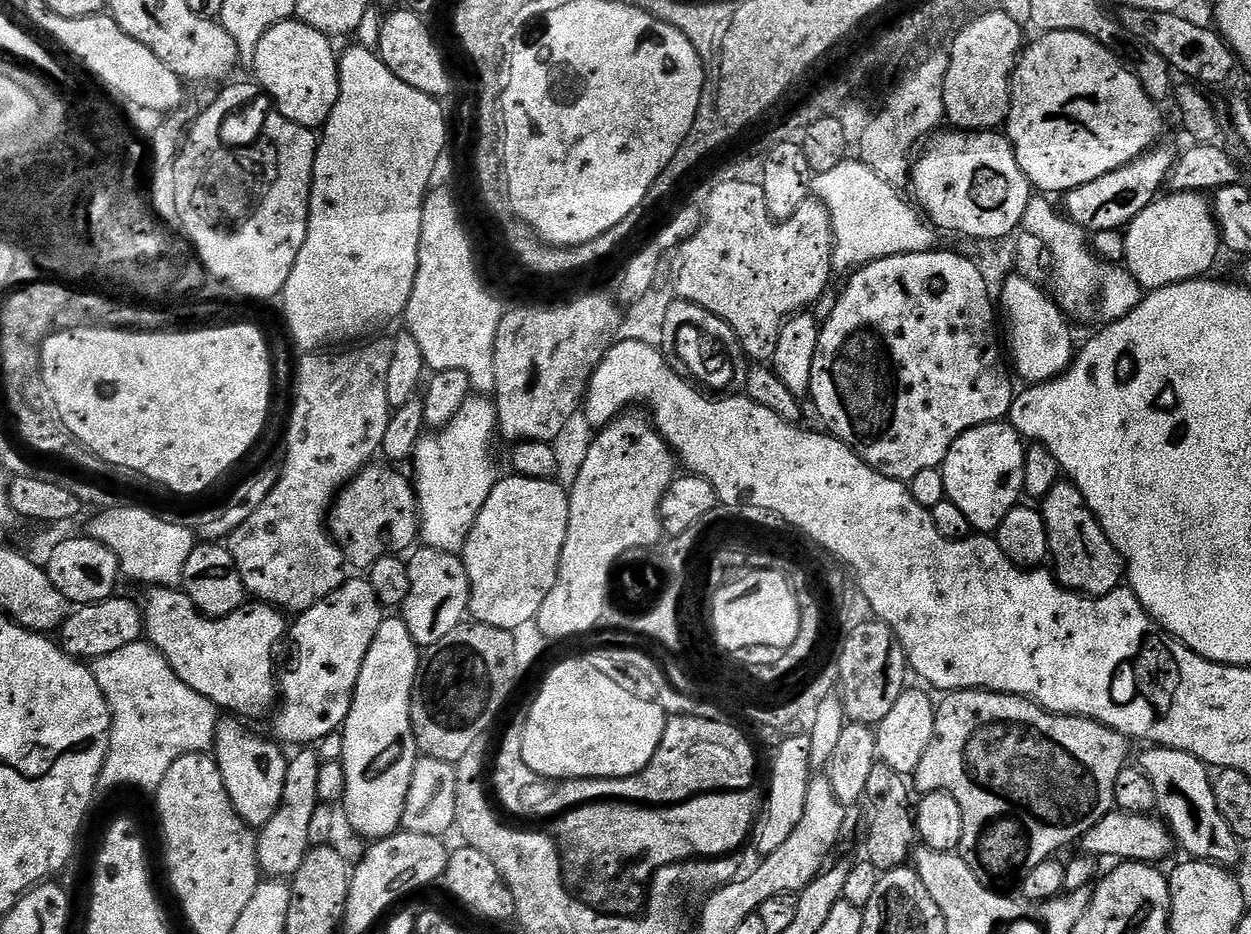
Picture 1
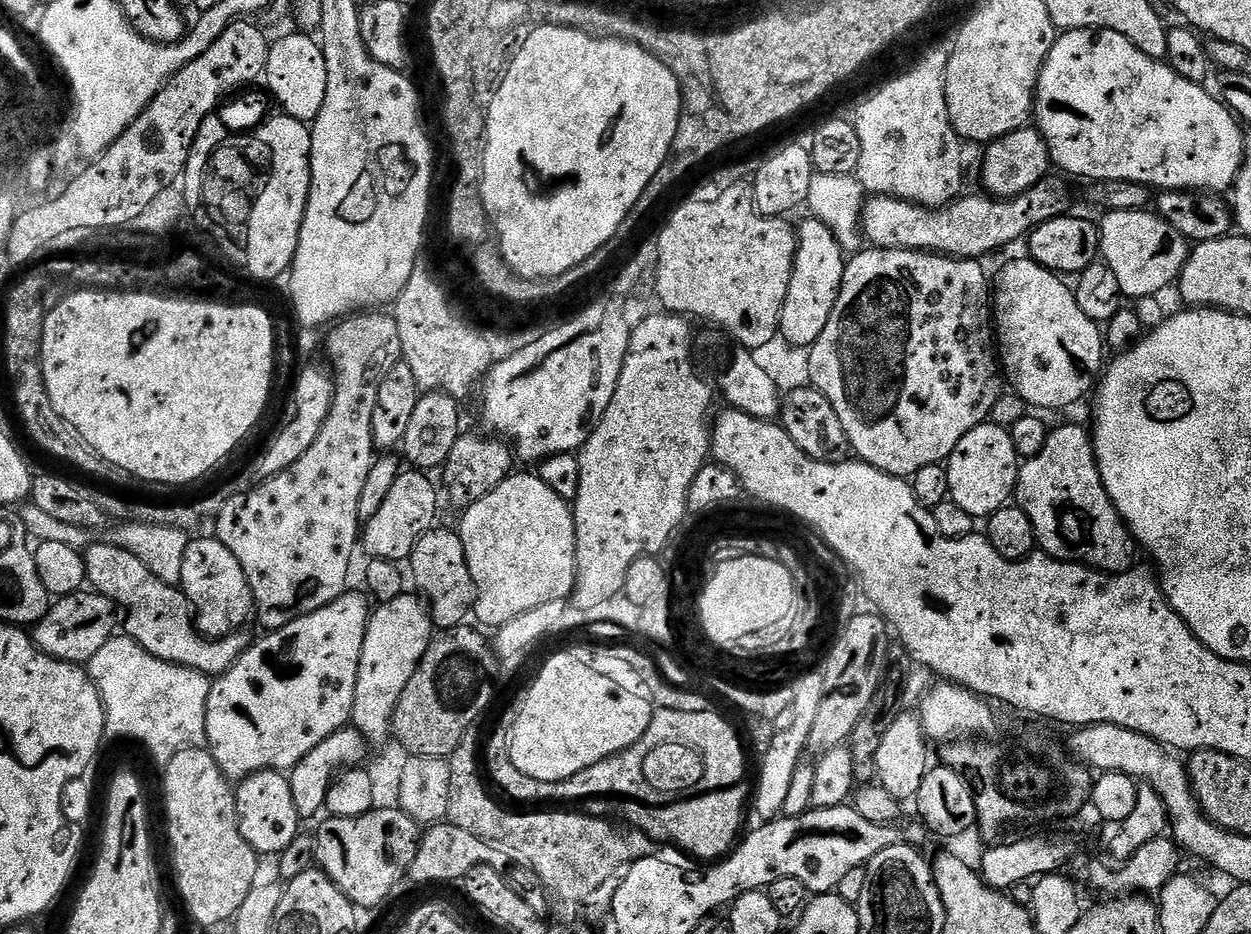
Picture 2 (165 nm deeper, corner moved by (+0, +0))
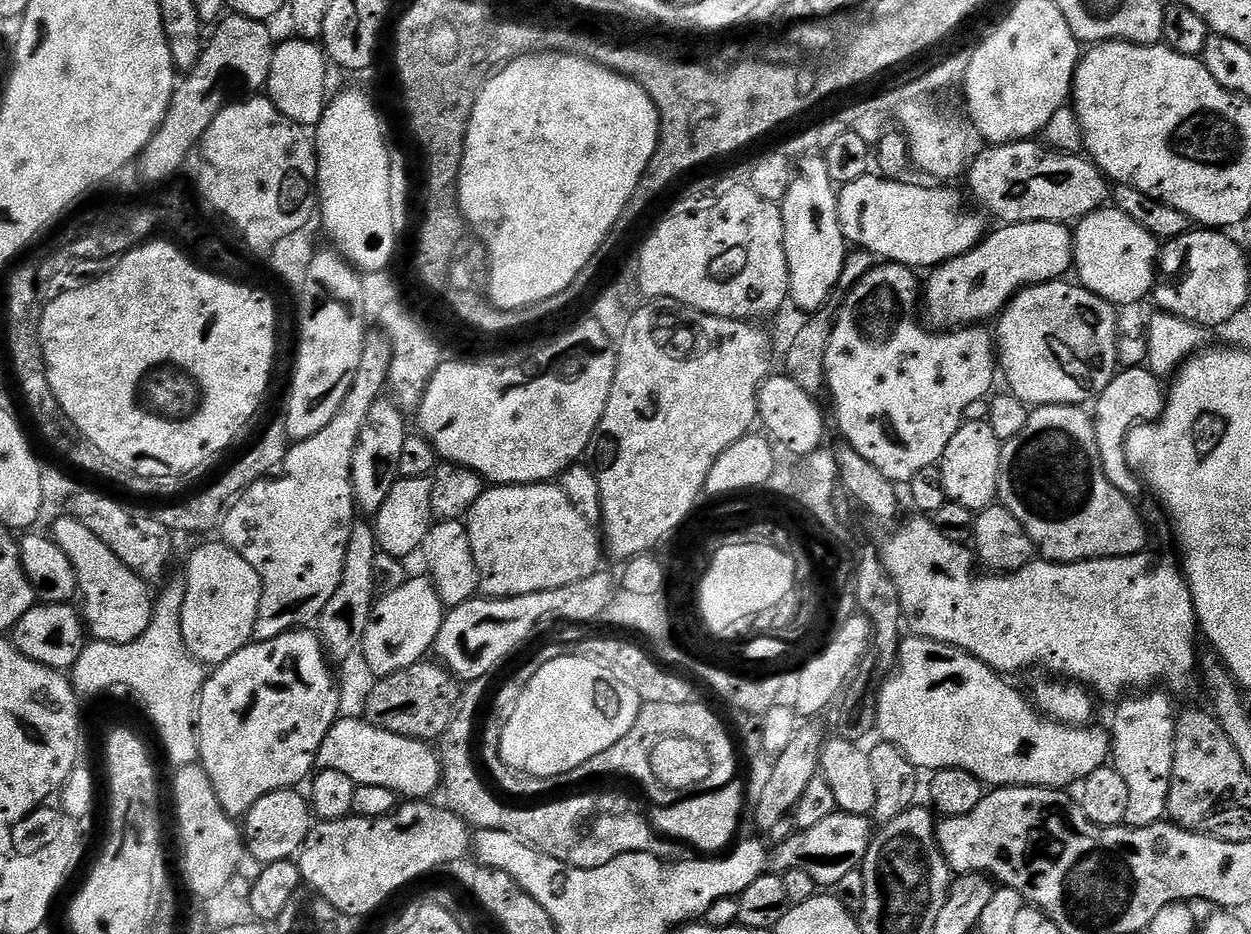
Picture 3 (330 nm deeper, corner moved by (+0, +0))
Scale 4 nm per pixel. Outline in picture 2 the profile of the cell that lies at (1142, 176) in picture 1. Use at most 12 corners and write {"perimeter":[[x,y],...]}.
{"perimeter":[[1067,186],[944,208],[873,195],[873,248],[980,260],[1073,211]]}

